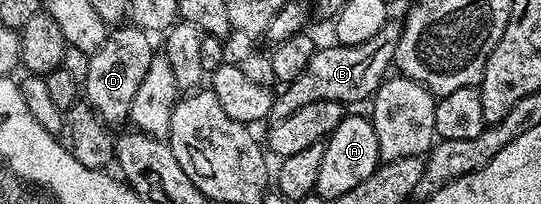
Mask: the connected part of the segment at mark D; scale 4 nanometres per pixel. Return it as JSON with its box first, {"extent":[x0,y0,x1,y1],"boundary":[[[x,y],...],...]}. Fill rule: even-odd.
{"extent":[81,23,157,127],"boundary":[[[127,23],[112,28],[103,46],[90,54],[89,75],[81,82],[81,89],[86,103],[108,126],[114,127],[130,118],[137,87],[141,87],[141,79],[145,79],[145,71],[149,71],[149,63],[157,55],[156,50],[151,50],[150,40],[146,29],[137,29]]]}

